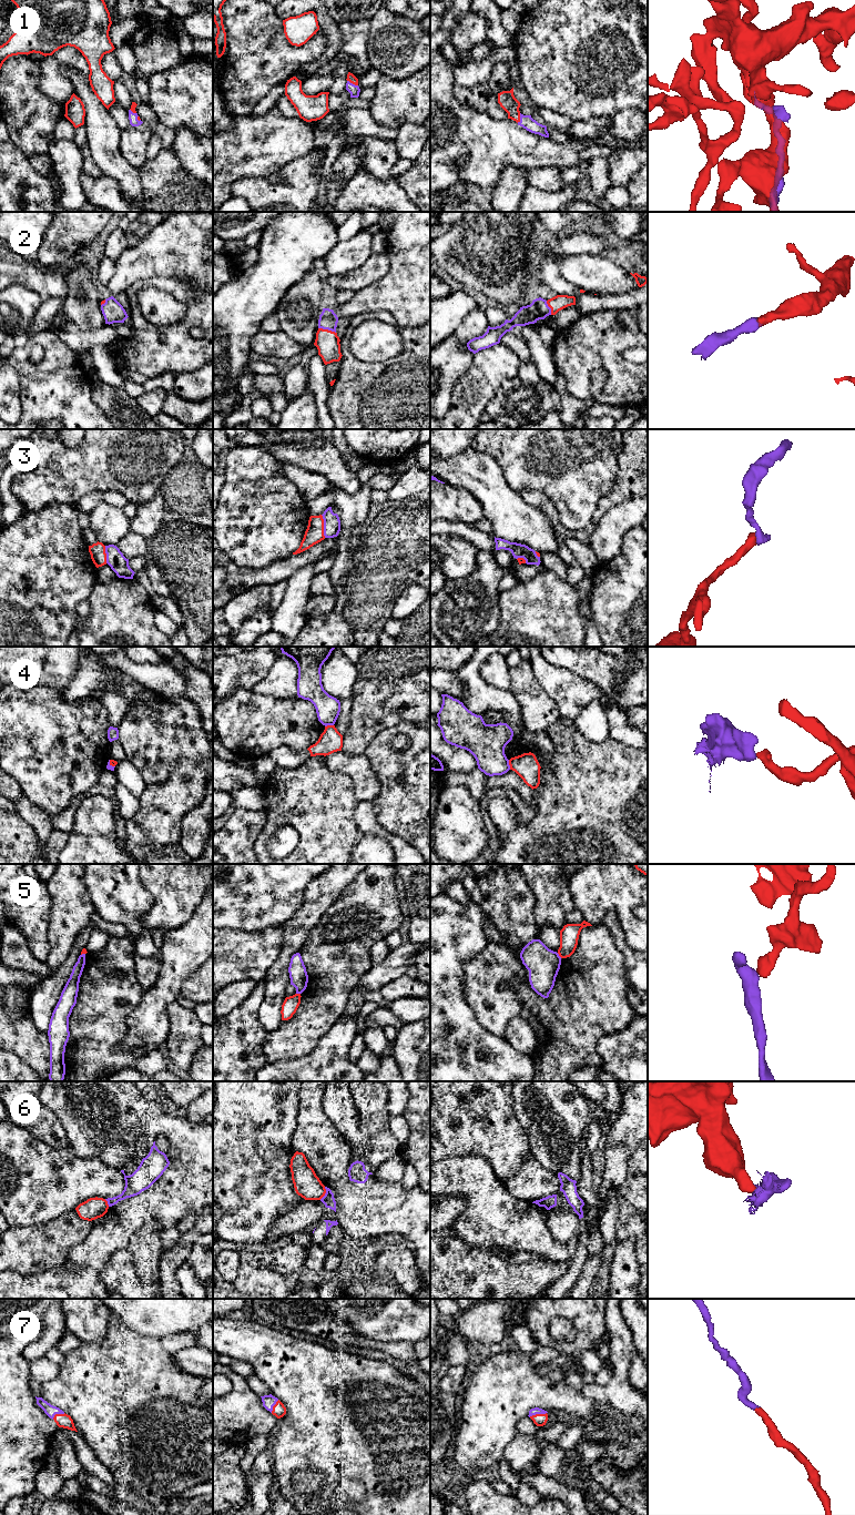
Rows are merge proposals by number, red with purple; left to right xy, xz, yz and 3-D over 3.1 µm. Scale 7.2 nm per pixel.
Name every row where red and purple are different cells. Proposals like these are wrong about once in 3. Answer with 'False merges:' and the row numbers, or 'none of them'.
False merges: 3, 4, 5, 6

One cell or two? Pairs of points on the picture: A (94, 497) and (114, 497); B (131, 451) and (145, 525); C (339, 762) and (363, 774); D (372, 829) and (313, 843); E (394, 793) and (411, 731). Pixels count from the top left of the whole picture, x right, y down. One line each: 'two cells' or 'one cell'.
A: one cell
B: two cells
C: one cell
D: two cells
E: one cell

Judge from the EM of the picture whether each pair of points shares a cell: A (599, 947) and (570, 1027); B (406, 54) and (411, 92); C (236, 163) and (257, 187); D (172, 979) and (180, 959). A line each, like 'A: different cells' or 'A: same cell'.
A: same cell
B: different cells
C: different cells
D: same cell

